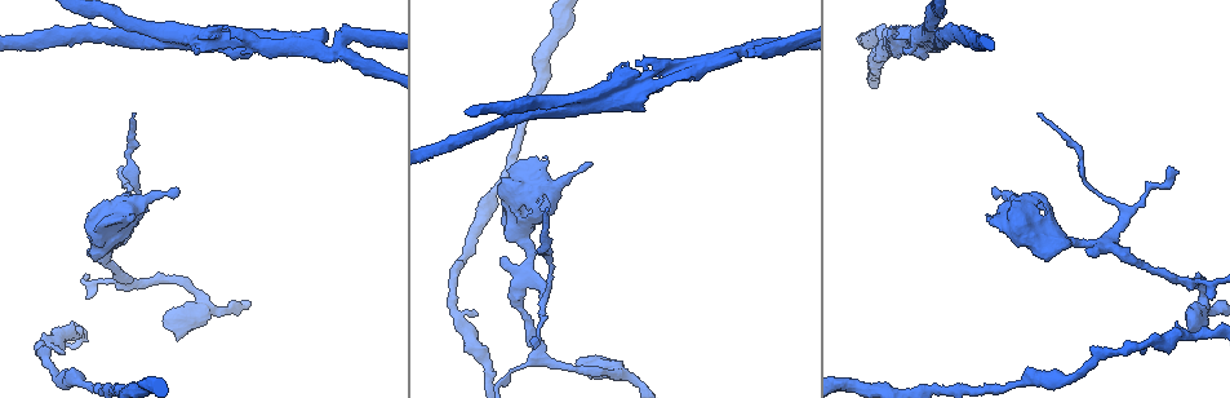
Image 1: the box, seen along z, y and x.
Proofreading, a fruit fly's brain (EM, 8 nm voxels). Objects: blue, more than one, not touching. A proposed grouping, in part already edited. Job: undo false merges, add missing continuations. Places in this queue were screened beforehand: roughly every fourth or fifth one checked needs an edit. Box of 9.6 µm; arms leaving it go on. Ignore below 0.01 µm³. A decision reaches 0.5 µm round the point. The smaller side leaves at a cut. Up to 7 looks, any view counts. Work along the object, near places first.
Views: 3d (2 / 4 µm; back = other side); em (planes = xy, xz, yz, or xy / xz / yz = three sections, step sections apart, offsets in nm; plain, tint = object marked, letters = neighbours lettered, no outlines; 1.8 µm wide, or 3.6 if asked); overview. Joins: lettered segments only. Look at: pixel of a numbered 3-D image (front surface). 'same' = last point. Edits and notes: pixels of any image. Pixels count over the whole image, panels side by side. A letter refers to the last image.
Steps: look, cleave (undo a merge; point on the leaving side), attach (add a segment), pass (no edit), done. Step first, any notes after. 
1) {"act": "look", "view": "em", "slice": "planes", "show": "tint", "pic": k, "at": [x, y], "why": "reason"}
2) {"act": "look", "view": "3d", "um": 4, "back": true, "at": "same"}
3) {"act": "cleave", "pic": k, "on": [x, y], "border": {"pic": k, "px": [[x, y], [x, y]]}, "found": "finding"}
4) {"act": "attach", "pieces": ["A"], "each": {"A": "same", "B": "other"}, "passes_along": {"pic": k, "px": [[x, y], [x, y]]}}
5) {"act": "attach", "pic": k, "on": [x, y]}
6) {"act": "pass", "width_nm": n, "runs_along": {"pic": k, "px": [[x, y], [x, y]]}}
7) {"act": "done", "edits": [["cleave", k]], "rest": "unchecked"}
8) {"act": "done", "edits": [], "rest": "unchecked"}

{"act": "look", "view": "em", "slice": "yz", "step": 16, "show": "letters", "pic": 1, "at": [1143, 353], "why": "free end"}

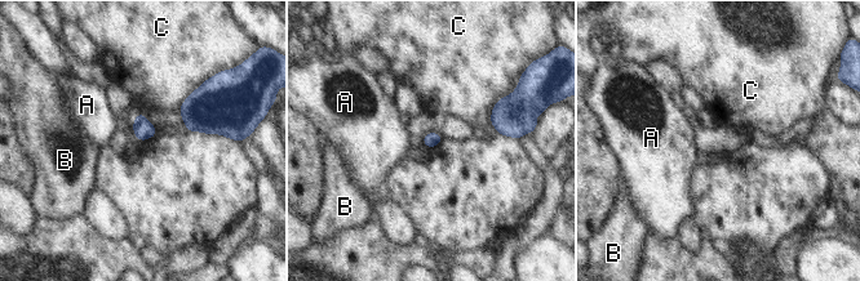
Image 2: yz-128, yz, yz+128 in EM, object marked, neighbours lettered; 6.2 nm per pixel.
{"act": "pass", "each": {"A": "other", "B": "other", "C": "other"}, "border": {"pic": 2, "px": [[506, 96], [495, 103], [490, 124]]}, "found": "none of them fits"}

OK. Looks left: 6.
{"act": "look", "view": "em", "slice": "planes", "show": "letters", "pic": 1, "at": [548, 209], "why": "long arm stops here"}

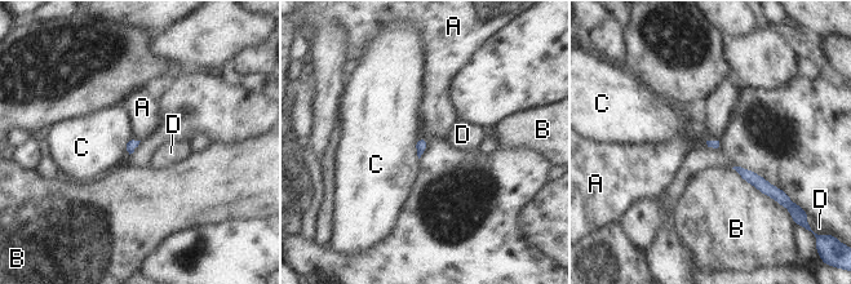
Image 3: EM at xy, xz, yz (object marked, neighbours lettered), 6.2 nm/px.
{"act": "pass", "each": {"A": "other", "B": "other", "C": "other", "D": "other"}, "border": {"pic": 3, "px": [[133, 138], [140, 141]]}, "found": "none of them fits"}

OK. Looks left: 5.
{"act": "look", "view": "em", "slice": "xy", "step": 16, "show": "tint", "pic": 1, "at": [538, 354], "why": "calibre changes"}

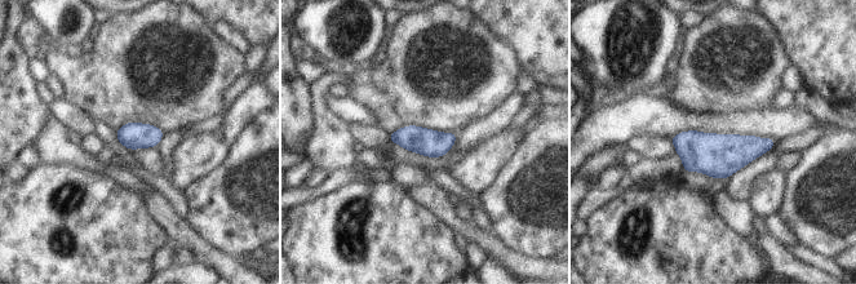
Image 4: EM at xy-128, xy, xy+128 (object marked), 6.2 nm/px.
{"act": "look", "view": "em", "slice": "planes", "show": "letters", "at": "same"}

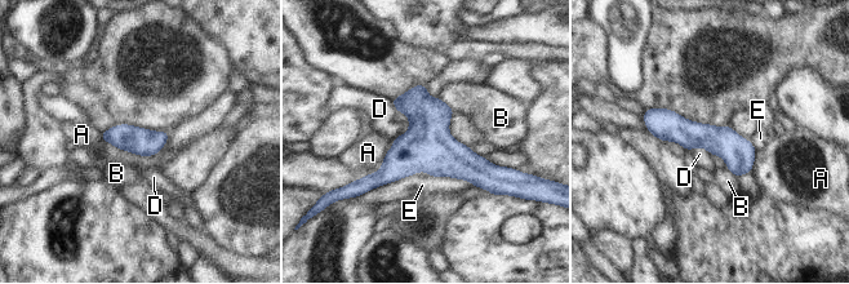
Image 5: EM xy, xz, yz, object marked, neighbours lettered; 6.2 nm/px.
{"act": "pass", "longest_contact_nm": ["E", 400], "each": {"A": "other", "B": "other", "D": "other", "E": "other"}, "found": "continuous, no second neuron"}

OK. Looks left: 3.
{"act": "done", "edits": [], "rest": "unchecked"}

